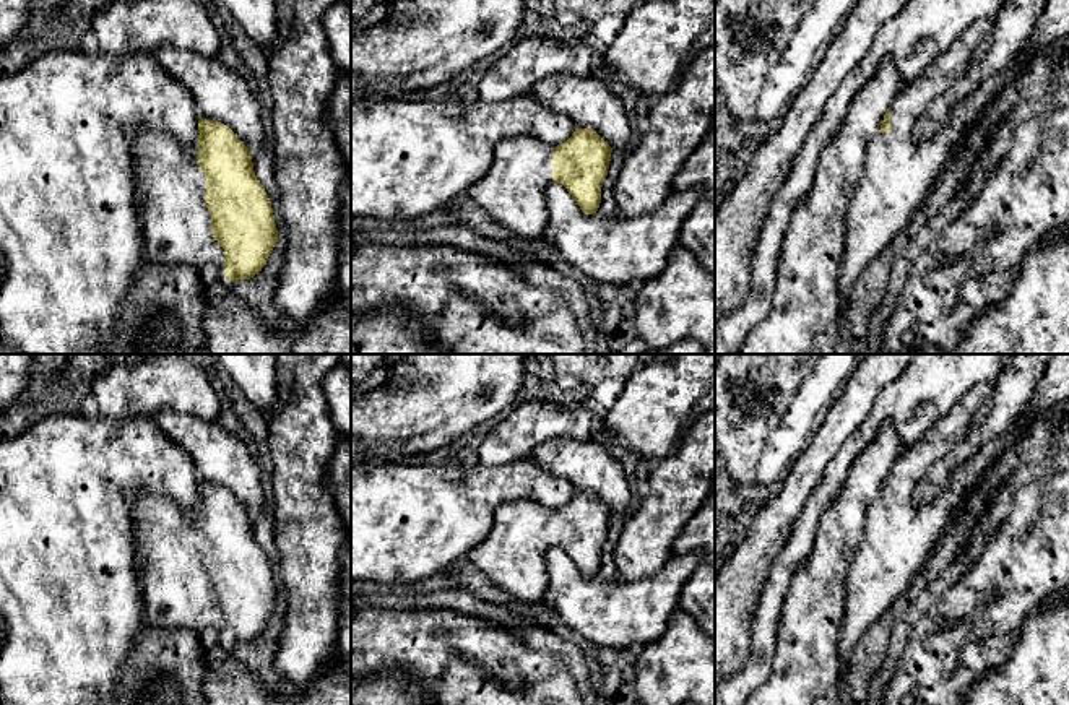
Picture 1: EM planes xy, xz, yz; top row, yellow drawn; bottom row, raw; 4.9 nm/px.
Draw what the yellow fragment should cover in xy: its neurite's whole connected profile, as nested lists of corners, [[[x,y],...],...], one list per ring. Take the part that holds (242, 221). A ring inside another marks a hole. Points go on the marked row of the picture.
[[[200,117],[198,133],[198,151],[190,158],[184,154],[180,141],[146,127],[133,140],[145,258],[162,266],[192,266],[205,279],[211,275],[224,275],[232,283],[250,279],[266,265],[278,242],[271,201],[255,175],[252,153],[229,127]]]

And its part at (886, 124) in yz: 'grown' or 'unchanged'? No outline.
grown

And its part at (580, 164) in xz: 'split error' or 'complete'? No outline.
split error

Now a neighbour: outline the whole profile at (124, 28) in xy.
[[[110,0],[91,24],[99,52],[123,58],[171,45],[214,57],[223,29],[198,0]]]

